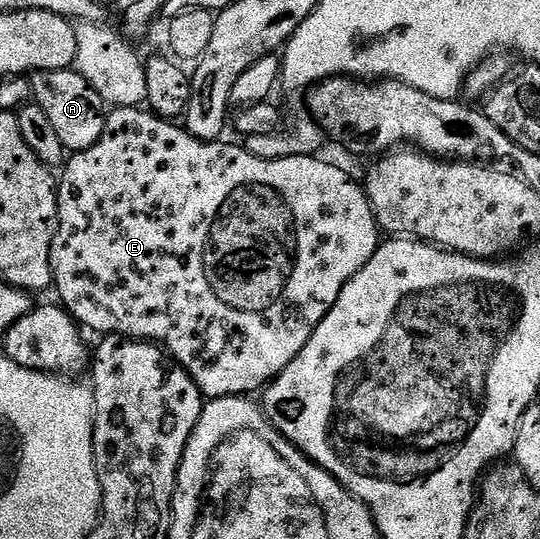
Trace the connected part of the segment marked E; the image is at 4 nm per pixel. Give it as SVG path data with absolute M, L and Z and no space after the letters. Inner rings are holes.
M140 107L113 108L106 115L103 138L87 150L72 153L60 169L57 185L59 226L49 255L56 299L82 329L101 332L102 337L128 336L130 340L144 340L164 348L195 381L205 398L257 394L272 384L291 362L295 362L299 350L307 346L319 322L323 322L331 306L335 306L343 286L367 266L379 243L377 219L369 196L364 187L358 181L356 184L339 165L317 160L321 158L316 155L269 160L264 155L250 152L248 147L225 143L195 138L184 127Z

